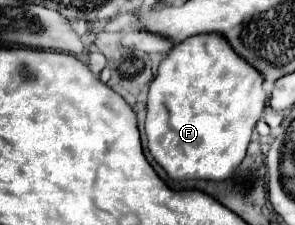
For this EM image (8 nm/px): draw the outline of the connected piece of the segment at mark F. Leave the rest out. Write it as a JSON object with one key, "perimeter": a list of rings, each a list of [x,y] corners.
{"perimeter":[[[217,34],[187,38],[185,42],[173,46],[173,50],[165,56],[149,86],[145,120],[149,152],[171,180],[227,180],[245,158],[253,126],[257,124],[267,98],[261,74],[257,74],[257,70],[253,70],[247,62],[241,62],[241,58],[225,46],[225,38],[217,38]]]}

